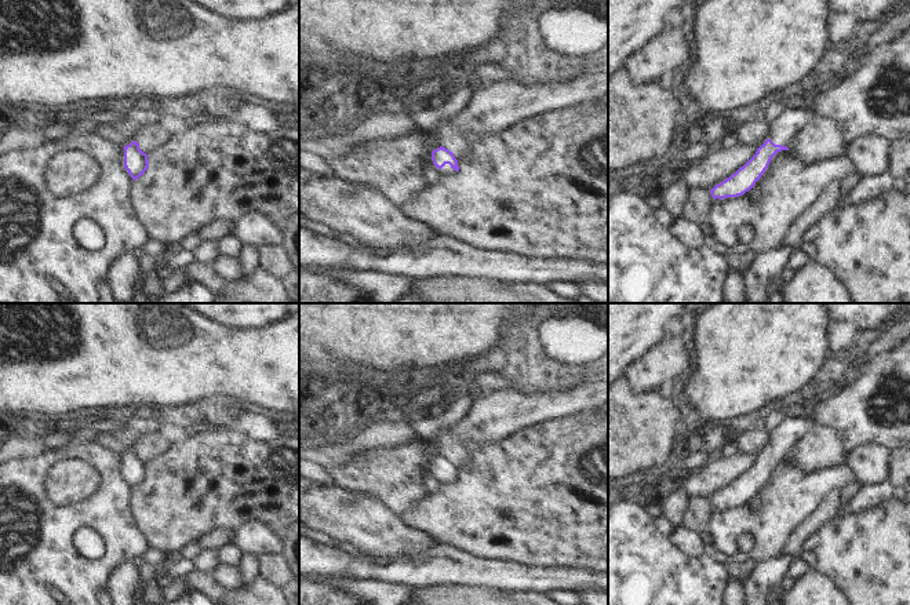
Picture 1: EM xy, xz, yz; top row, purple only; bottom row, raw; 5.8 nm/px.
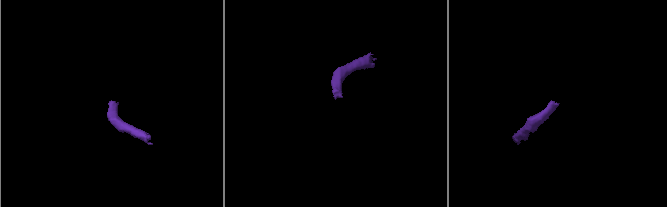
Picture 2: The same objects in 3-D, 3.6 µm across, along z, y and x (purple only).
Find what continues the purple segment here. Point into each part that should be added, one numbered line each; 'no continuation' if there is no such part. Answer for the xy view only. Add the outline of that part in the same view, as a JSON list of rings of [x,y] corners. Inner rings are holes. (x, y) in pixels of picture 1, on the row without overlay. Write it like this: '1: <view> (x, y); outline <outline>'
no continuation

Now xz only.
1: xz (446, 480); outline [[[433,473],[433,486],[443,486],[443,485],[452,485],[455,484],[456,480],[449,474],[445,473],[441,478],[438,478],[434,473]]]

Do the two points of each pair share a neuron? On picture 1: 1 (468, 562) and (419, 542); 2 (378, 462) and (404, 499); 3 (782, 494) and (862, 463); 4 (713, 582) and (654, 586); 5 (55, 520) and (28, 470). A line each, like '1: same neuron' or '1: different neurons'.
1: different neurons
2: same neuron
3: different neurons
4: same neuron
5: same neuron

